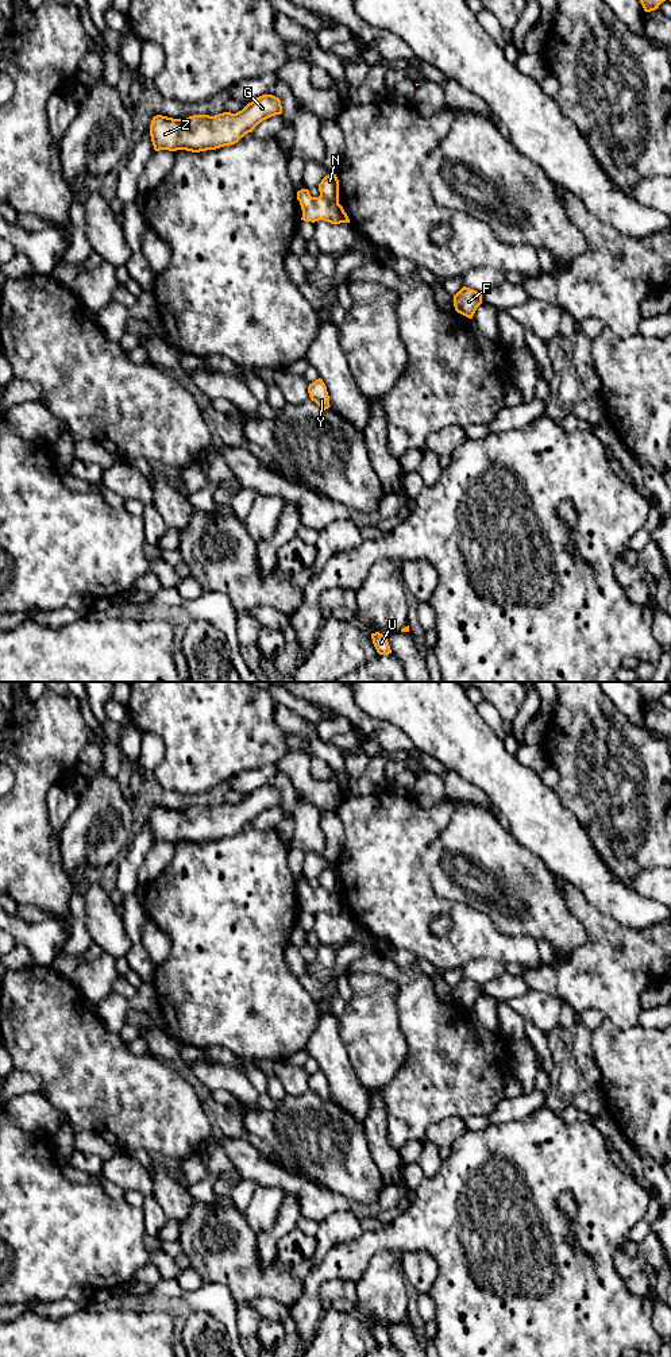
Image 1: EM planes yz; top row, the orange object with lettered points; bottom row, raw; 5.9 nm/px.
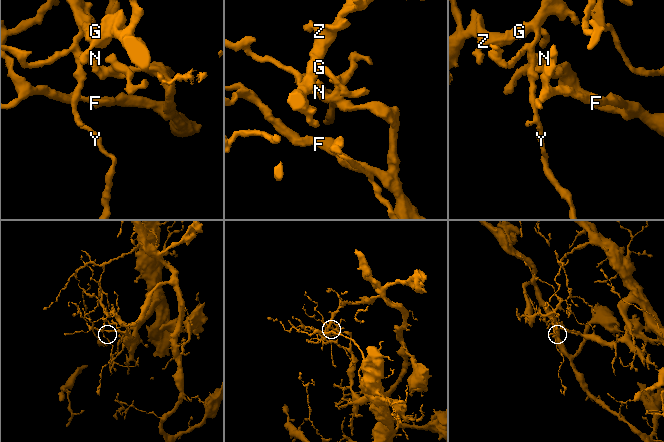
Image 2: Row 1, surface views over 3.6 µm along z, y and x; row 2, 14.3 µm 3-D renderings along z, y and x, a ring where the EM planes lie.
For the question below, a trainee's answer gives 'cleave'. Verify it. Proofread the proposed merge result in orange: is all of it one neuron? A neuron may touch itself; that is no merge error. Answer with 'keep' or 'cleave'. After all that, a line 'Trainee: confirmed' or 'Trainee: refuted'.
cleave
Trainee: confirmed

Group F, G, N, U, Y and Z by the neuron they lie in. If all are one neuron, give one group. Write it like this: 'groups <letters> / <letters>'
groups F / G N U Y Z

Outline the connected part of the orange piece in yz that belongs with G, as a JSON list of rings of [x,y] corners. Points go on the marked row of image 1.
[[[262,95],[236,113],[193,115],[186,119],[157,115],[150,124],[150,136],[155,151],[216,150],[238,143],[259,123],[281,113],[281,100],[273,95]]]

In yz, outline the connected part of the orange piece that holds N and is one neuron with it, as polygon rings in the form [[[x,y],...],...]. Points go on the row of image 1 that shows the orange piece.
[[[336,174],[325,176],[319,184],[319,192],[329,201],[339,201],[339,180]]]

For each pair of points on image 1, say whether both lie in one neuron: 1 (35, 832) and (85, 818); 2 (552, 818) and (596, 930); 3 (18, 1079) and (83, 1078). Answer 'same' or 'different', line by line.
1: different
2: different
3: different

